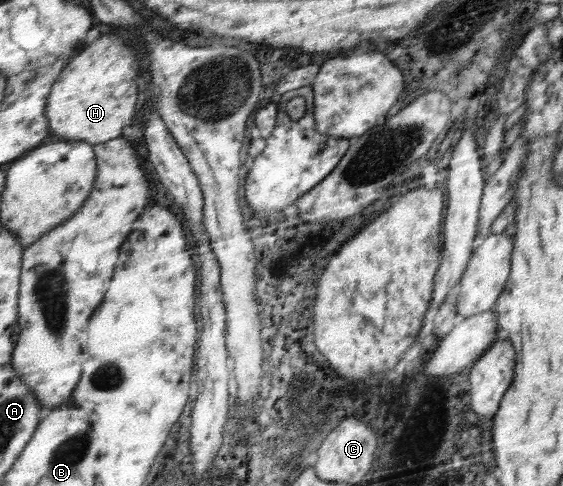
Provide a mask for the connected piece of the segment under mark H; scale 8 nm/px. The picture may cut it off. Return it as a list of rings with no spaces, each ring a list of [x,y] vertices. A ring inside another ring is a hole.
[[[102,34],[94,43],[84,47],[70,59],[70,68],[62,72],[62,80],[54,81],[54,96],[49,96],[45,108],[49,128],[54,128],[54,136],[86,141],[90,145],[103,145],[118,139],[122,128],[134,118],[136,102],[140,96],[138,78],[140,68],[132,70],[136,64],[136,46],[126,44],[118,36]]]

